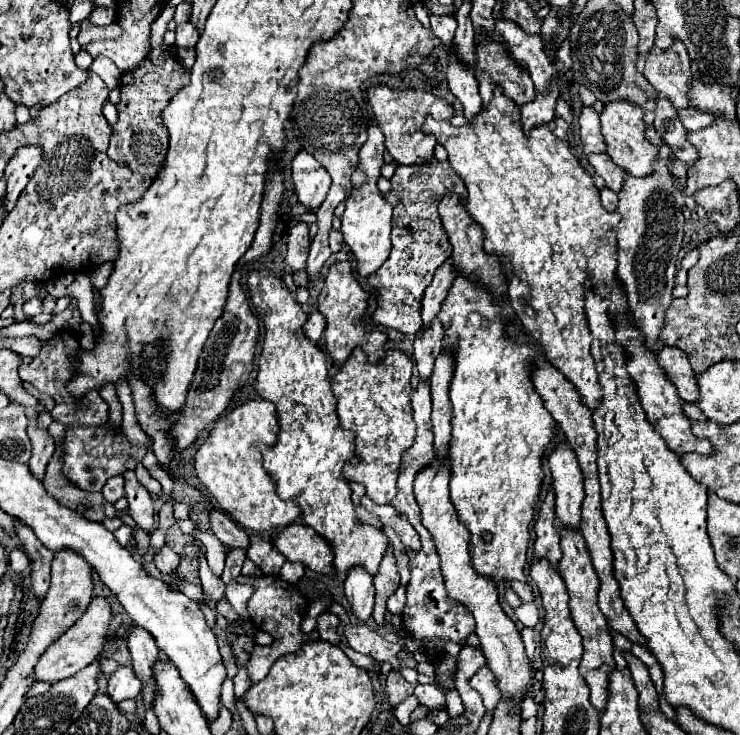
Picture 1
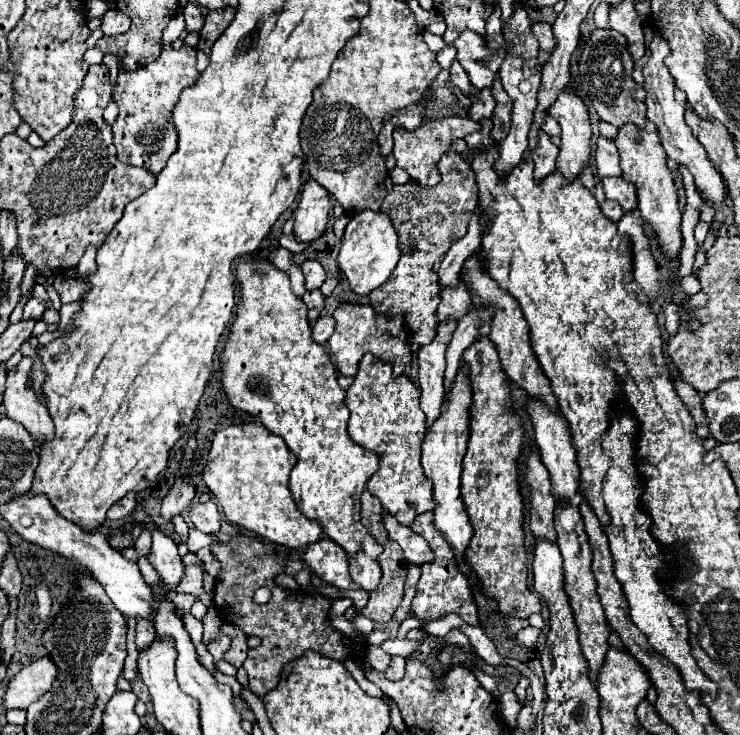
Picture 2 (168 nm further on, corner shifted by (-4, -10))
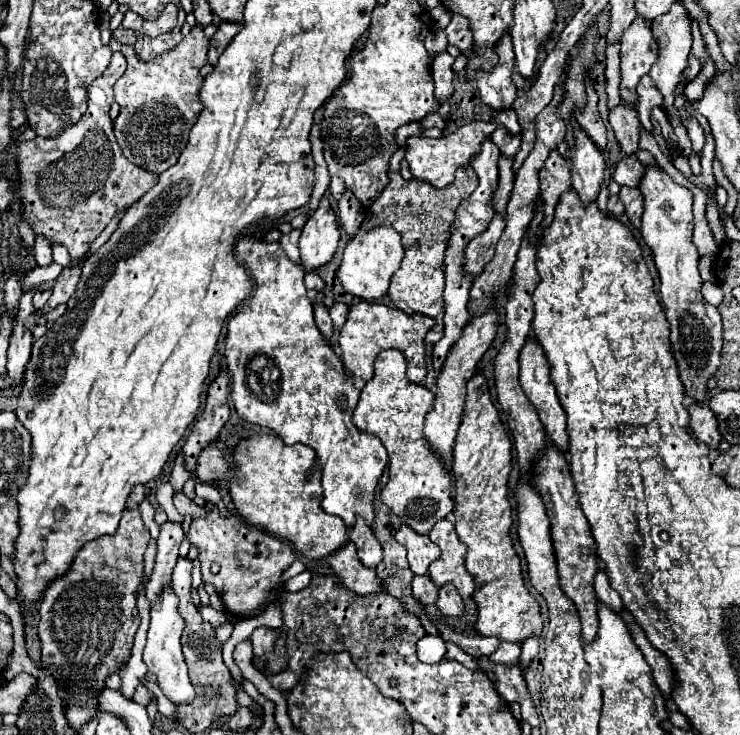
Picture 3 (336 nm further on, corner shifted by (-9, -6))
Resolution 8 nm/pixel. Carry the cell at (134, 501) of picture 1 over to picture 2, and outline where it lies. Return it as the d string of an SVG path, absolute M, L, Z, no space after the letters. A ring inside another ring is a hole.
M153 530L153 546L147 556L147 560L153 564L161 580L169 586L169 590L177 590L177 584L181 582L181 576L185 574L185 566L181 562L181 556L177 554L177 546L171 538L161 534L159 530Z

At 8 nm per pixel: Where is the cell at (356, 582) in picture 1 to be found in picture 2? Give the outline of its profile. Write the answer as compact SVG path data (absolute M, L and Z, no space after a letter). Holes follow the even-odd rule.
M359 552L359 556L353 556L349 560L349 568L351 568L351 580L359 582L363 590L371 592L377 588L381 580L381 566L377 560L371 560L369 556L363 556L363 552Z

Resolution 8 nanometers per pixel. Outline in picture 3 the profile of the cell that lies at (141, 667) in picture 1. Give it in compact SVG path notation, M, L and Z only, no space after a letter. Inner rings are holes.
M164 522L160 526L160 536L158 536L158 556L156 556L156 566L150 576L150 582L146 584L146 600L150 604L160 602L160 596L164 592L164 586L170 584L170 574L178 558L178 546L184 538L184 530L176 522Z

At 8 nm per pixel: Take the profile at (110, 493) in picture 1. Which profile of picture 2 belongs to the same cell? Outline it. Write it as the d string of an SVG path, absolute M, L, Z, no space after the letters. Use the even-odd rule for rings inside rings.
M127 494L119 504L115 504L109 512L107 512L107 518L109 520L123 520L123 518L127 518L133 510L135 510L135 506L137 506L137 494Z

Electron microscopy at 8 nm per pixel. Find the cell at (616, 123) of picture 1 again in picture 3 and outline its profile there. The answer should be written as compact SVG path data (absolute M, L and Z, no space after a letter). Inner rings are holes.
M658 164L644 166L644 176L640 178L640 192L644 194L644 216L642 216L642 238L654 252L654 262L660 274L660 296L666 306L666 318L670 322L670 342L672 342L672 354L678 364L680 380L684 384L684 406L688 404L702 404L706 400L706 380L714 376L716 368L720 366L720 350L722 350L722 318L717 307L706 302L700 294L702 278L698 274L698 260L700 254L692 242L692 192L680 184L676 184Z

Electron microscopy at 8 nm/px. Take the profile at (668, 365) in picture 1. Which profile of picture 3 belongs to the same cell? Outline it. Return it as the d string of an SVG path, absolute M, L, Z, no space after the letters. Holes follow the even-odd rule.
M694 404L694 406L688 406L688 412L690 412L690 418L692 418L694 436L698 440L702 440L712 452L716 452L718 442L722 438L720 438L718 424L716 424L716 416L712 414L712 410L710 408L704 408L700 404Z

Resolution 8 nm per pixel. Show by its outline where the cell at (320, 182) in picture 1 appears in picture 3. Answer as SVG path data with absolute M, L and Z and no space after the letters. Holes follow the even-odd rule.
M324 194L316 212L304 224L302 236L298 242L304 270L312 272L318 266L326 264L336 252L338 238L340 238L340 232L336 224L336 212L332 210L330 198Z

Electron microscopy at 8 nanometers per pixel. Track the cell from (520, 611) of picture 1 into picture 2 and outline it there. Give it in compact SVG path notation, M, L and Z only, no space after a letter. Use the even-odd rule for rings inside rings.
M531 626L519 630L517 636L515 636L517 644L519 644L519 646L525 646L525 648L531 648L531 646L537 642L537 638L539 638L539 630L537 630L537 628L531 628Z

